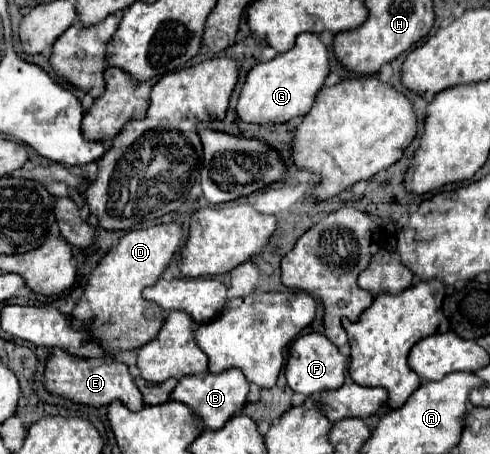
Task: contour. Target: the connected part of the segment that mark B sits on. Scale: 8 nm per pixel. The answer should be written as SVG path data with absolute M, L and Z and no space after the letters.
M227 369L217 375L201 373L201 375L189 375L179 379L175 391L171 393L171 399L189 405L203 419L207 429L221 429L233 415L237 415L247 405L247 393L249 393L249 383L243 371Z

